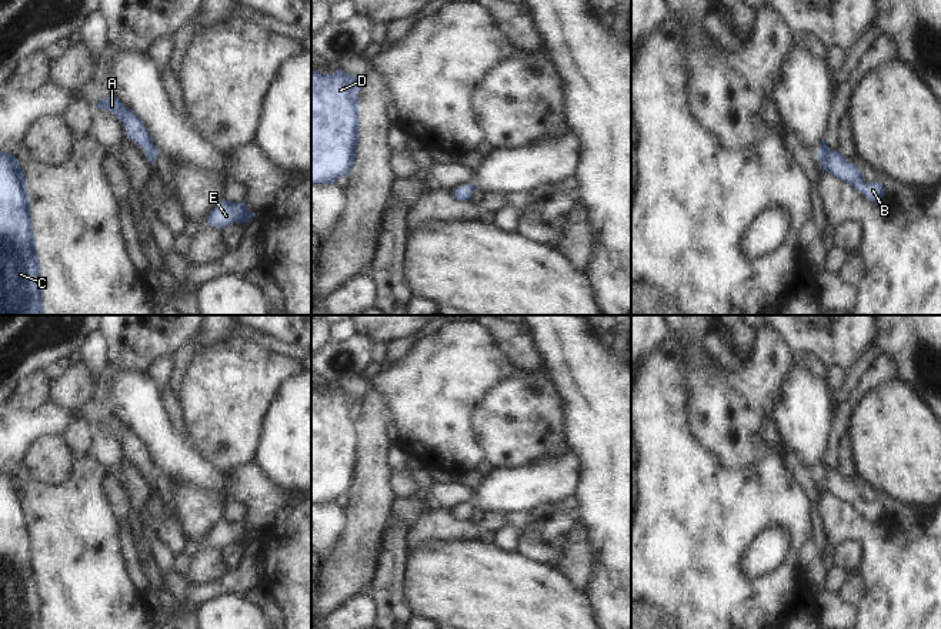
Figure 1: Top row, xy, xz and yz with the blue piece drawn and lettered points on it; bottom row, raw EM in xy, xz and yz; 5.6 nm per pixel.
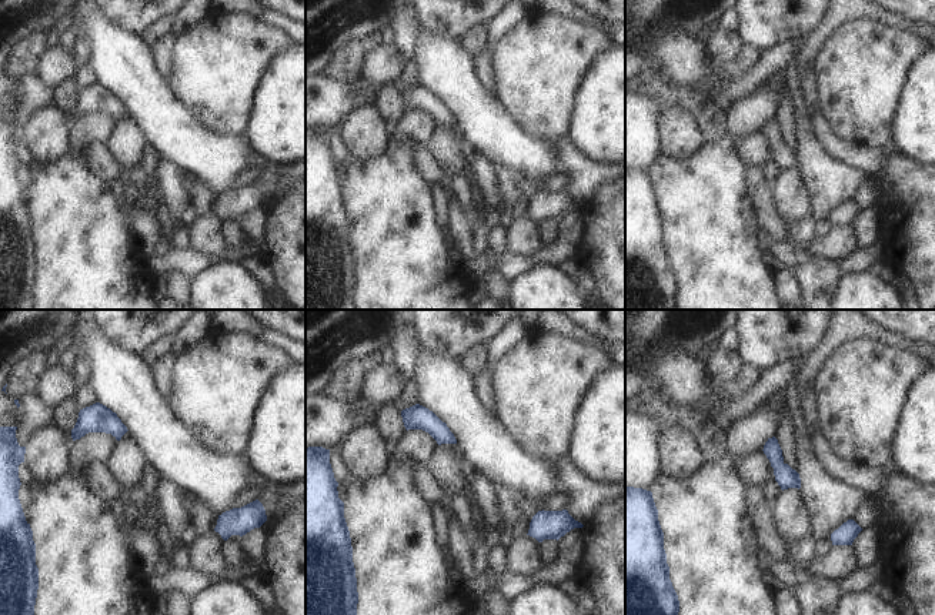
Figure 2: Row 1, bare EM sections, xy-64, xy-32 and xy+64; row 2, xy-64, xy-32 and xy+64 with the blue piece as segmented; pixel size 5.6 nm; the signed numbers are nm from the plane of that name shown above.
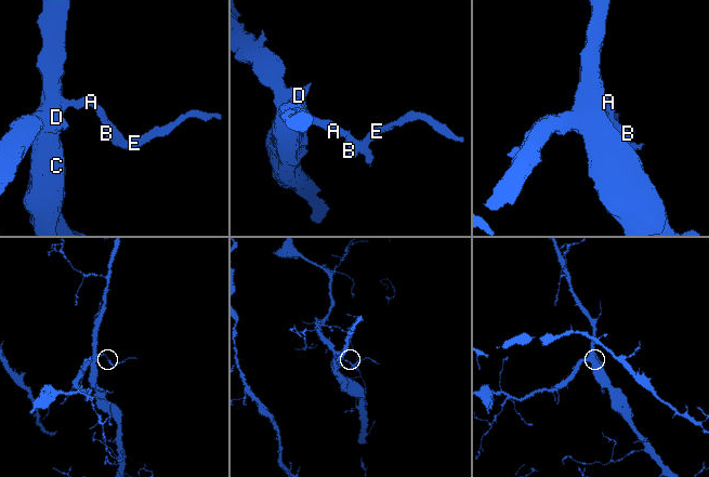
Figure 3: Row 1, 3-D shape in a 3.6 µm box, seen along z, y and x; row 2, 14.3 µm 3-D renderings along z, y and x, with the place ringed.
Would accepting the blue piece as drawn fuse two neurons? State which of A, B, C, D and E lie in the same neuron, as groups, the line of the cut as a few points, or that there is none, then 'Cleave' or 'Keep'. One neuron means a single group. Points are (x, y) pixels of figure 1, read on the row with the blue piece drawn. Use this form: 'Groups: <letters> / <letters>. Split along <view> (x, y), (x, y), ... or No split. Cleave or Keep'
Groups: A B C D E. No split. Keep

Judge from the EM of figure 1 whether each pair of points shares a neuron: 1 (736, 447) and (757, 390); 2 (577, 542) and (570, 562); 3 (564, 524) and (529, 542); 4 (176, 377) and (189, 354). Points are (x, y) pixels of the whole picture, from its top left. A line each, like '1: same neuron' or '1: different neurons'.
1: same neuron
2: same neuron
3: same neuron
4: same neuron

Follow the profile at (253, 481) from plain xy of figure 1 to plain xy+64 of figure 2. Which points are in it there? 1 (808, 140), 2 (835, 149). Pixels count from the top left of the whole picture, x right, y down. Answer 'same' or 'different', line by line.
1: different
2: same

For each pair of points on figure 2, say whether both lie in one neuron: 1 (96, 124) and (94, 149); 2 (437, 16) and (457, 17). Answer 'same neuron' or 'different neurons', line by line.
1: different neurons
2: same neuron

